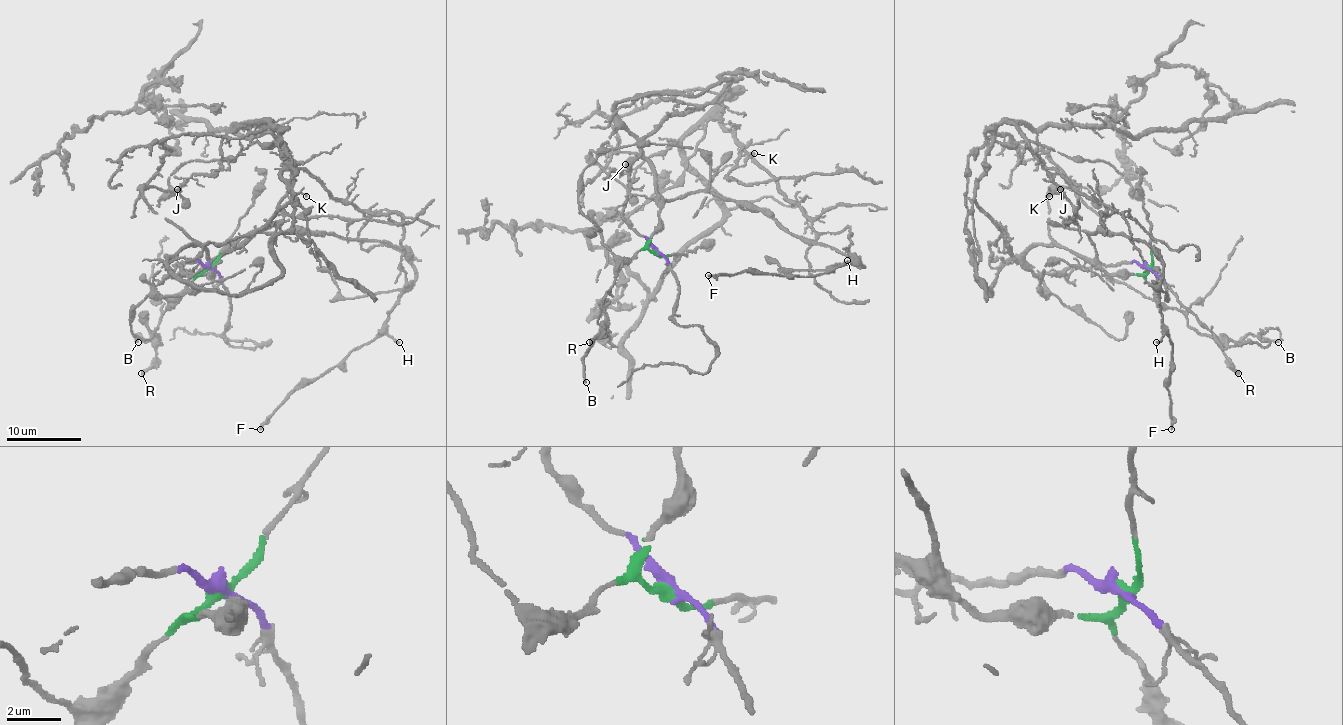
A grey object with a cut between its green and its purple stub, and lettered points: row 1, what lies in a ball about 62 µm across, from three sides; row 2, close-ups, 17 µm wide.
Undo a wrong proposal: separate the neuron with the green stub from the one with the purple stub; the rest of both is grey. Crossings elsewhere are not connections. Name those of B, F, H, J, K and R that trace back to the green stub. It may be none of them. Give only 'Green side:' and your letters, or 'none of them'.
Green side: B, F, H, R

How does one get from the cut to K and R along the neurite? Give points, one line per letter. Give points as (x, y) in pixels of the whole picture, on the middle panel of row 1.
K: (656, 251), (622, 216), (639, 143), (740, 78), (719, 117), (742, 147), (736, 167), (755, 153)
R: (656, 251), (641, 249), (619, 268), (602, 303), (606, 320), (602, 329), (589, 342)

